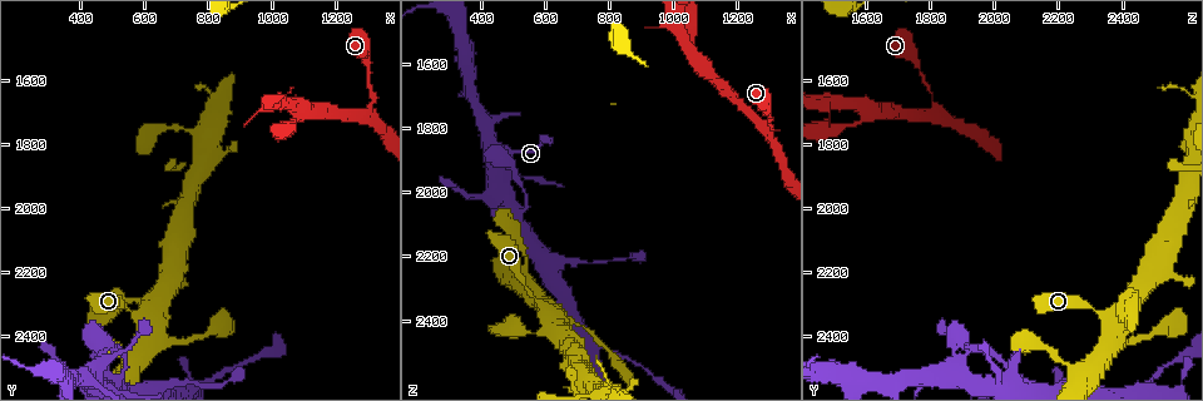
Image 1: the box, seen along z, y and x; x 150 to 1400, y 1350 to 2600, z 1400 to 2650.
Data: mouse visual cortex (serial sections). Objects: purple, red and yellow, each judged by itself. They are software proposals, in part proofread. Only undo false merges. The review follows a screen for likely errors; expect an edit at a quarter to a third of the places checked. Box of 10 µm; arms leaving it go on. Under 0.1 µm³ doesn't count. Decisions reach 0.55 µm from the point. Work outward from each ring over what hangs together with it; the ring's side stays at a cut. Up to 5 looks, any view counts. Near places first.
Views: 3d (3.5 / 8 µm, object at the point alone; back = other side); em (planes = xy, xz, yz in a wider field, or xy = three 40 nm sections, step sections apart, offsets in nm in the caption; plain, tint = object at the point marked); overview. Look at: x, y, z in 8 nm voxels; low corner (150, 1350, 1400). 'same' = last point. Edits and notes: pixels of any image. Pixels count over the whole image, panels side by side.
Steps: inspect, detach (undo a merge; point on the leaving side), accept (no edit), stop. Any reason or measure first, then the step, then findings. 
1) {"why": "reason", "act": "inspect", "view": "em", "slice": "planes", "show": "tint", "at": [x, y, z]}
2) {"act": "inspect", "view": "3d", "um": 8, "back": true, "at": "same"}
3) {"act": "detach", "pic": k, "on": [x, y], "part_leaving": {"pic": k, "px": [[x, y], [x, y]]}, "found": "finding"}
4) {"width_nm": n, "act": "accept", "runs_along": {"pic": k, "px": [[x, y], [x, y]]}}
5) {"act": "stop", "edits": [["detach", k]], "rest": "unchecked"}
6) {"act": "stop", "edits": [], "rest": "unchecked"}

{"why": "narrows sharply", "act": "inspect", "view": "3d", "um": 8, "at": [560, 2300, 2440]}

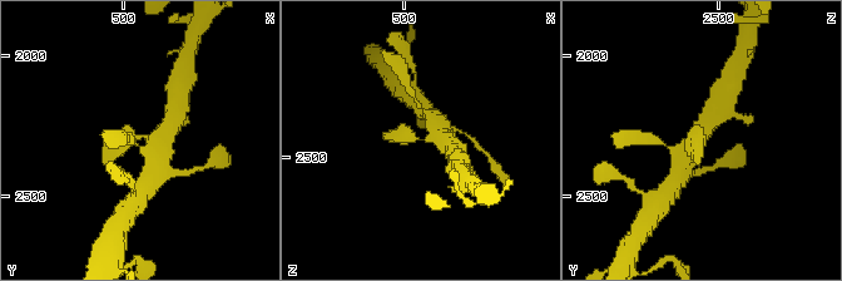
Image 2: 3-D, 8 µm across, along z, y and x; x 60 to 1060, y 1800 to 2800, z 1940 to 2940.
{"why": "closer look", "act": "inspect", "view": "3d", "um": 3.5, "at": "same"}

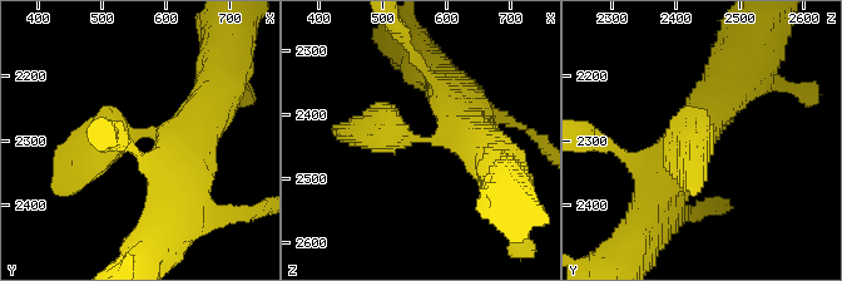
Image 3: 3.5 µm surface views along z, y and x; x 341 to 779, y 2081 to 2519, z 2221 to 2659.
{"arm_widths_nm": [450, 500], "why": "shape alone is not enough", "act": "inspect", "view": "em", "slice": "xy", "step": 5, "show": "tint", "at": [560, 2290, 2440]}

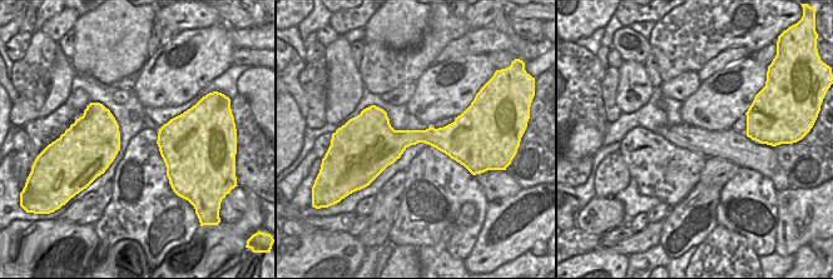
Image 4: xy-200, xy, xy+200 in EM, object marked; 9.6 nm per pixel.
{"act": "accept", "runs_along": {"pic": 3, "px": [[449, 100], [464, 126], [440, 138], [356, 132]]}, "found": "all the same cell"}

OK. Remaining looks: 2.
{"why": "calibre changes", "act": "inspect", "view": "em", "slice": "xy", "step": 3, "show": "tint", "at": [830, 2520, 2500]}

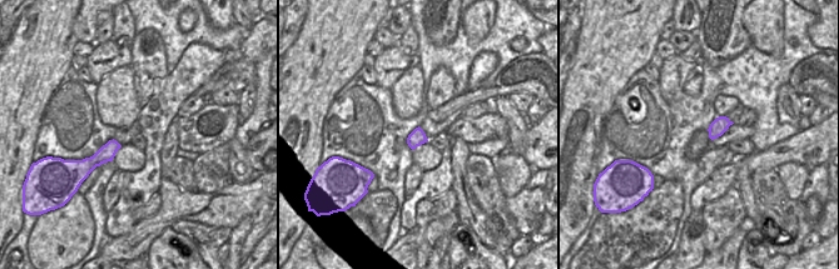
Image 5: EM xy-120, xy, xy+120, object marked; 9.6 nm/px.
{"act": "inspect", "view": "3d", "um": 3.5, "at": "same"}

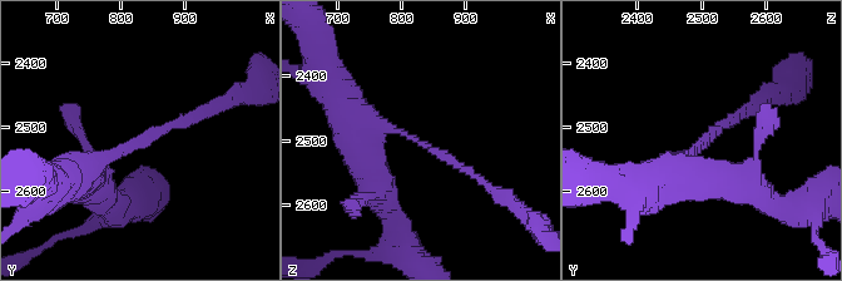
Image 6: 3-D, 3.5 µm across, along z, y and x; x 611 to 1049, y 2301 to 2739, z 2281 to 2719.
{"width_nm": 150, "act": "accept", "runs_along": {"pic": 6, "px": [[352, 113], [410, 136], [483, 181]]}, "found": "all the same cell"}

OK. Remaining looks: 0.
{"act": "stop", "edits": [], "rest": "unchecked"}

